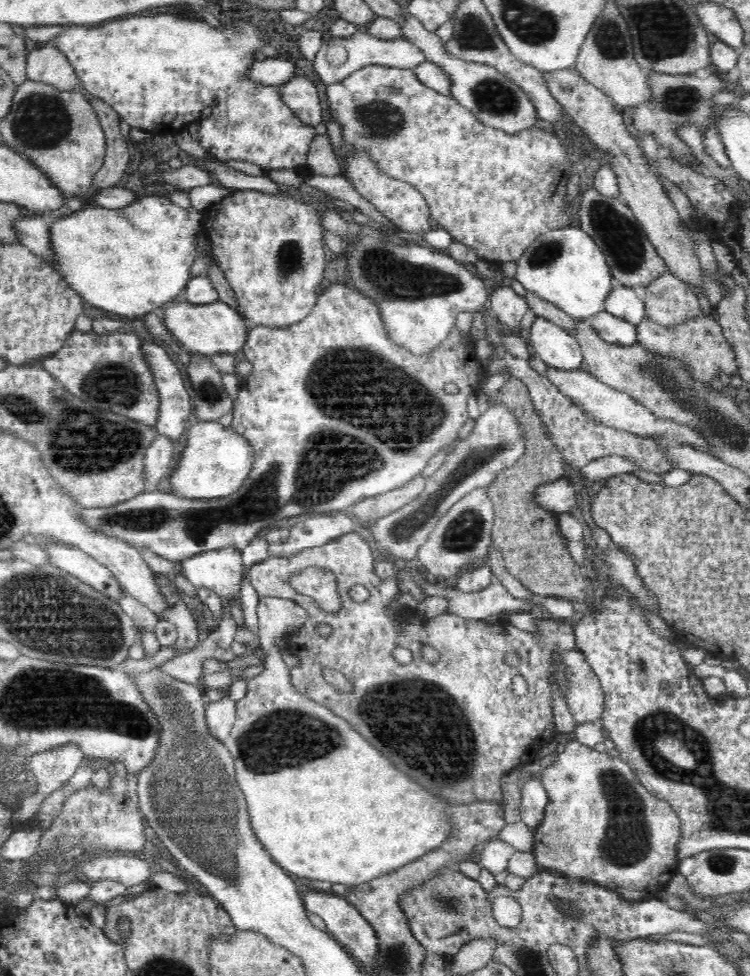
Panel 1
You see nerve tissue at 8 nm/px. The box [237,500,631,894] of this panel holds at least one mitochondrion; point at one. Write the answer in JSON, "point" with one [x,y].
{"point":[416,720]}

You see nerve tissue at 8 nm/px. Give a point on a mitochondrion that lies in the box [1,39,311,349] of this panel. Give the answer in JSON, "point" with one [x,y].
{"point":[40,120]}

